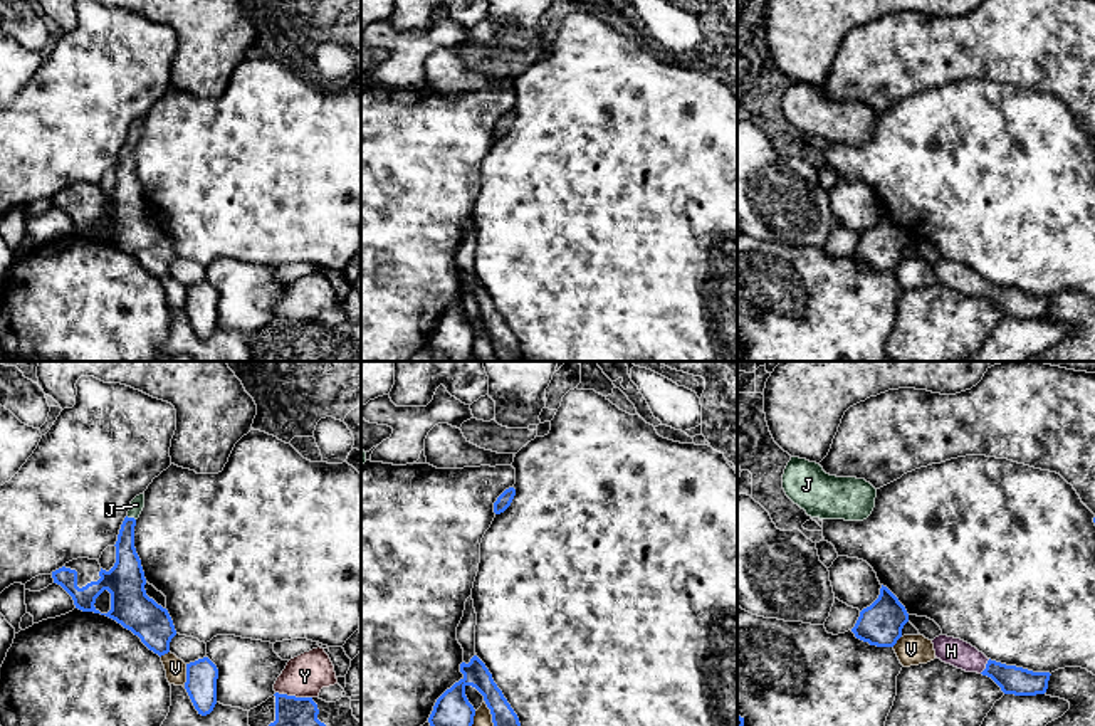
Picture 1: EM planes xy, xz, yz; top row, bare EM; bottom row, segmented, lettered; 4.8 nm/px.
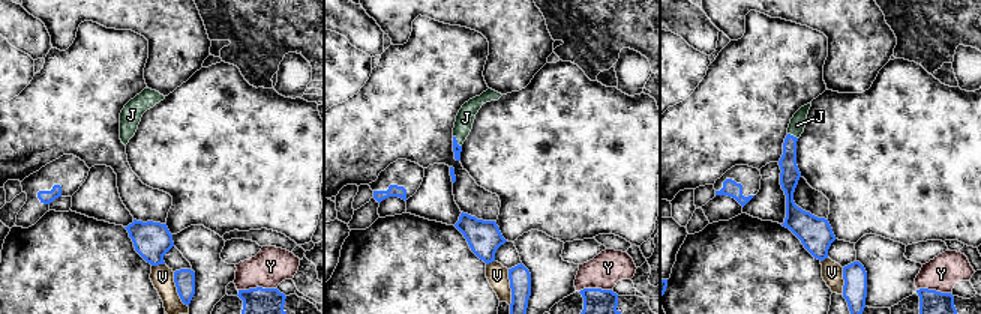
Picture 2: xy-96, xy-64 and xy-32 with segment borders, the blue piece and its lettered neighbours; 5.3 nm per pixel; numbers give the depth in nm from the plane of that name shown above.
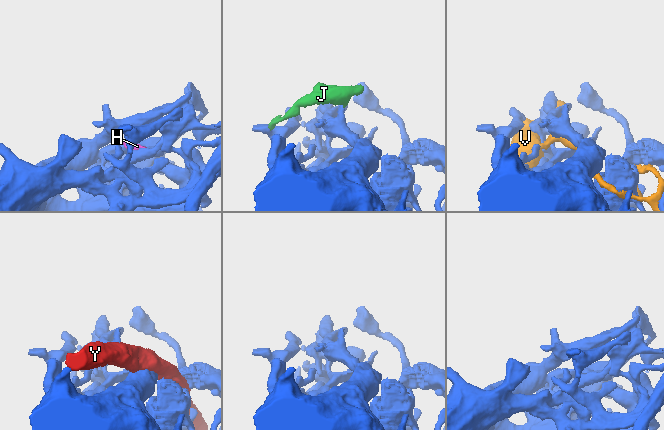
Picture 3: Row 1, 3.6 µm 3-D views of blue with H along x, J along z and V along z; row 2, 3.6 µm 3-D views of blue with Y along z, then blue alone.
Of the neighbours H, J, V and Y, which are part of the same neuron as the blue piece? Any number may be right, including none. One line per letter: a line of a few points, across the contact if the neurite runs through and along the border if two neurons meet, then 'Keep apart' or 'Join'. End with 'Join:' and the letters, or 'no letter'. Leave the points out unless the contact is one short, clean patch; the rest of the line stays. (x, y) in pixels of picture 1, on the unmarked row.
H: Line: yz (1011, 303), (986, 289), (951, 274). Join
J: Join
V: Keep apart
Y: Keep apart
Join: H, J

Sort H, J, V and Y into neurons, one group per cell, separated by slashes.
H J / V / Y

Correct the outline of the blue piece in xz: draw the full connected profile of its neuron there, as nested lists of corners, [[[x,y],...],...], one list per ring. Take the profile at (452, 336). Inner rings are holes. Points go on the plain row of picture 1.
[[[474,279],[469,287],[460,287],[464,301],[447,313],[435,326],[428,346],[433,356],[443,355],[448,361],[479,361],[474,353],[475,333],[465,319],[465,311],[475,311],[490,333],[499,361],[522,361],[517,338],[492,302],[485,287]]]

